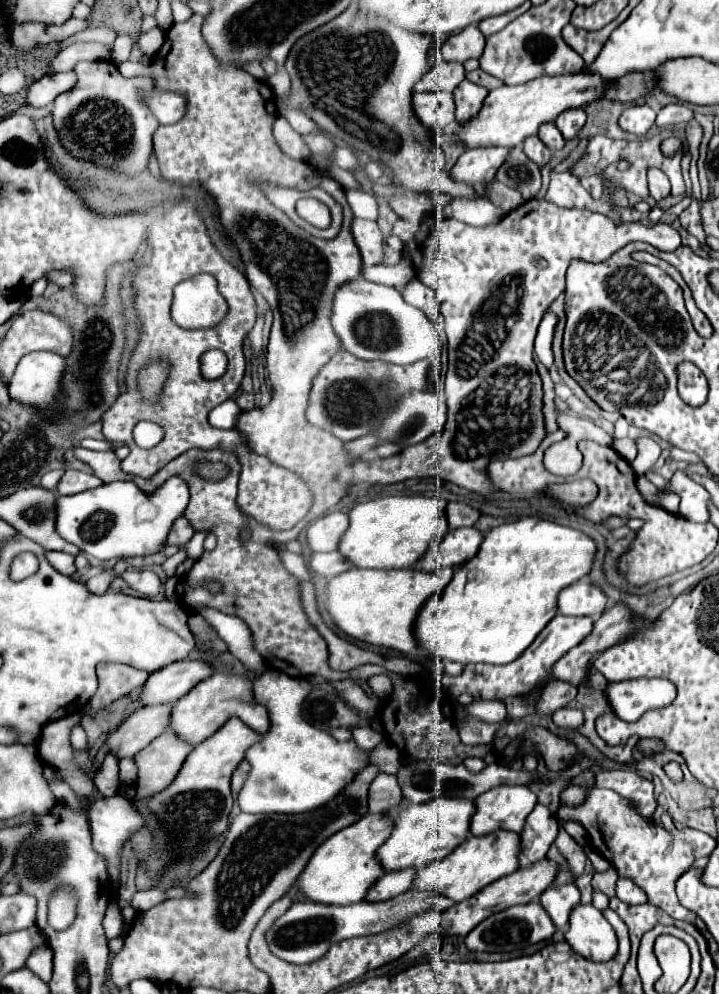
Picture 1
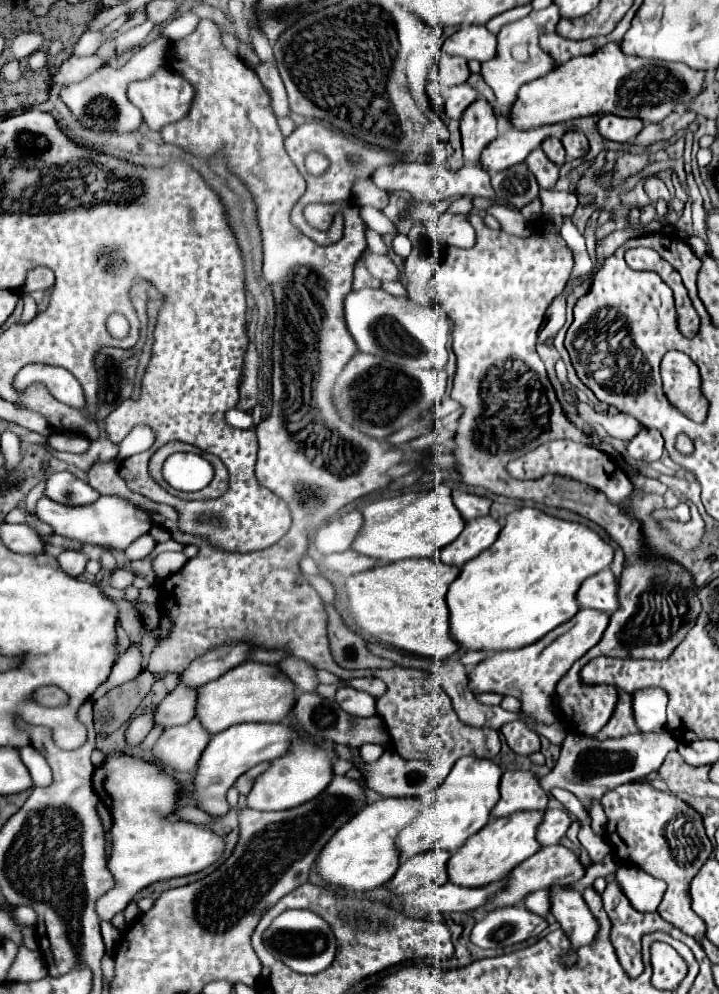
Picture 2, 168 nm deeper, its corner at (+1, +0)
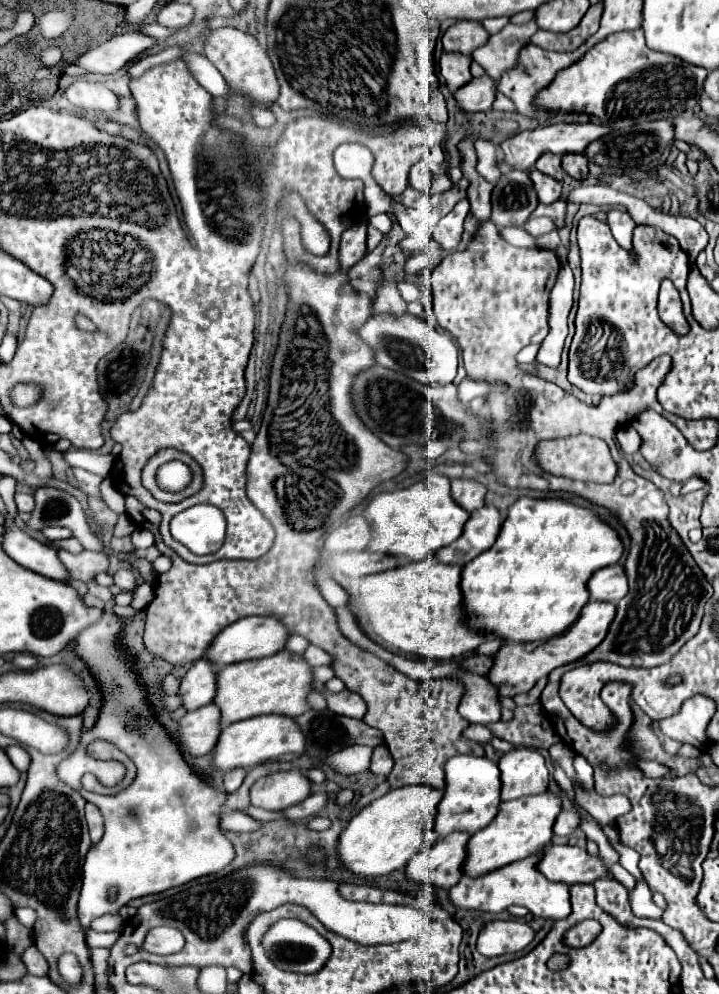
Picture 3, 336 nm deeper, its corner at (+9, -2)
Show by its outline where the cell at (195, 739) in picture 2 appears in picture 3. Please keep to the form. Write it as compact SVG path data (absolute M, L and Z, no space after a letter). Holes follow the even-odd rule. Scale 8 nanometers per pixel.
M210 703L186 713L186 717L180 719L178 743L186 757L200 757L214 751L220 733L220 709L218 705Z

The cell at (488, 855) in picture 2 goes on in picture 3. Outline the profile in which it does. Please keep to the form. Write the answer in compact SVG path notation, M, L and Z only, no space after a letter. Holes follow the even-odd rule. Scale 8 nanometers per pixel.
M552 791L534 795L534 797L502 801L494 821L486 829L480 829L470 837L464 873L468 873L470 877L478 877L482 873L490 873L498 867L504 867L506 863L514 863L518 859L524 859L536 853L538 849L550 843L552 825L560 811L562 811L562 799Z

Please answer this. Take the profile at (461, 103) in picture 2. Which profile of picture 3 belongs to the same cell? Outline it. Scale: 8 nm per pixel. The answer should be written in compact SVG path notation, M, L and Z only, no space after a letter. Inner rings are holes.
M482 75L478 79L472 79L466 87L458 89L454 97L464 111L490 111L498 93L496 87L498 81L488 75Z

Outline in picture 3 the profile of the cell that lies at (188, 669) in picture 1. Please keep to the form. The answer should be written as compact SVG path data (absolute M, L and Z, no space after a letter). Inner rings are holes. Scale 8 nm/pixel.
M244 617L236 621L234 625L228 625L216 639L214 645L210 645L210 651L206 651L204 657L210 657L218 667L238 663L238 661L248 661L248 659L262 659L268 655L278 653L284 649L286 639L290 637L290 631L282 625L280 619L274 617Z

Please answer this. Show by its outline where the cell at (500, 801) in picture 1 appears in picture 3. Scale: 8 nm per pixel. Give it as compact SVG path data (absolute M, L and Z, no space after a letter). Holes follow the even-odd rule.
M514 747L502 755L498 767L502 771L502 801L538 795L548 787L550 773L544 757L536 749Z

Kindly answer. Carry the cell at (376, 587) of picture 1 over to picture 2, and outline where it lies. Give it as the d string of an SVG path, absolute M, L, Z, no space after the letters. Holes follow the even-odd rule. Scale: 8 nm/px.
M438 557L376 565L346 579L348 611L360 629L396 649L446 659L458 651L458 645L450 637L446 607L448 585L458 573L458 567L446 565Z

